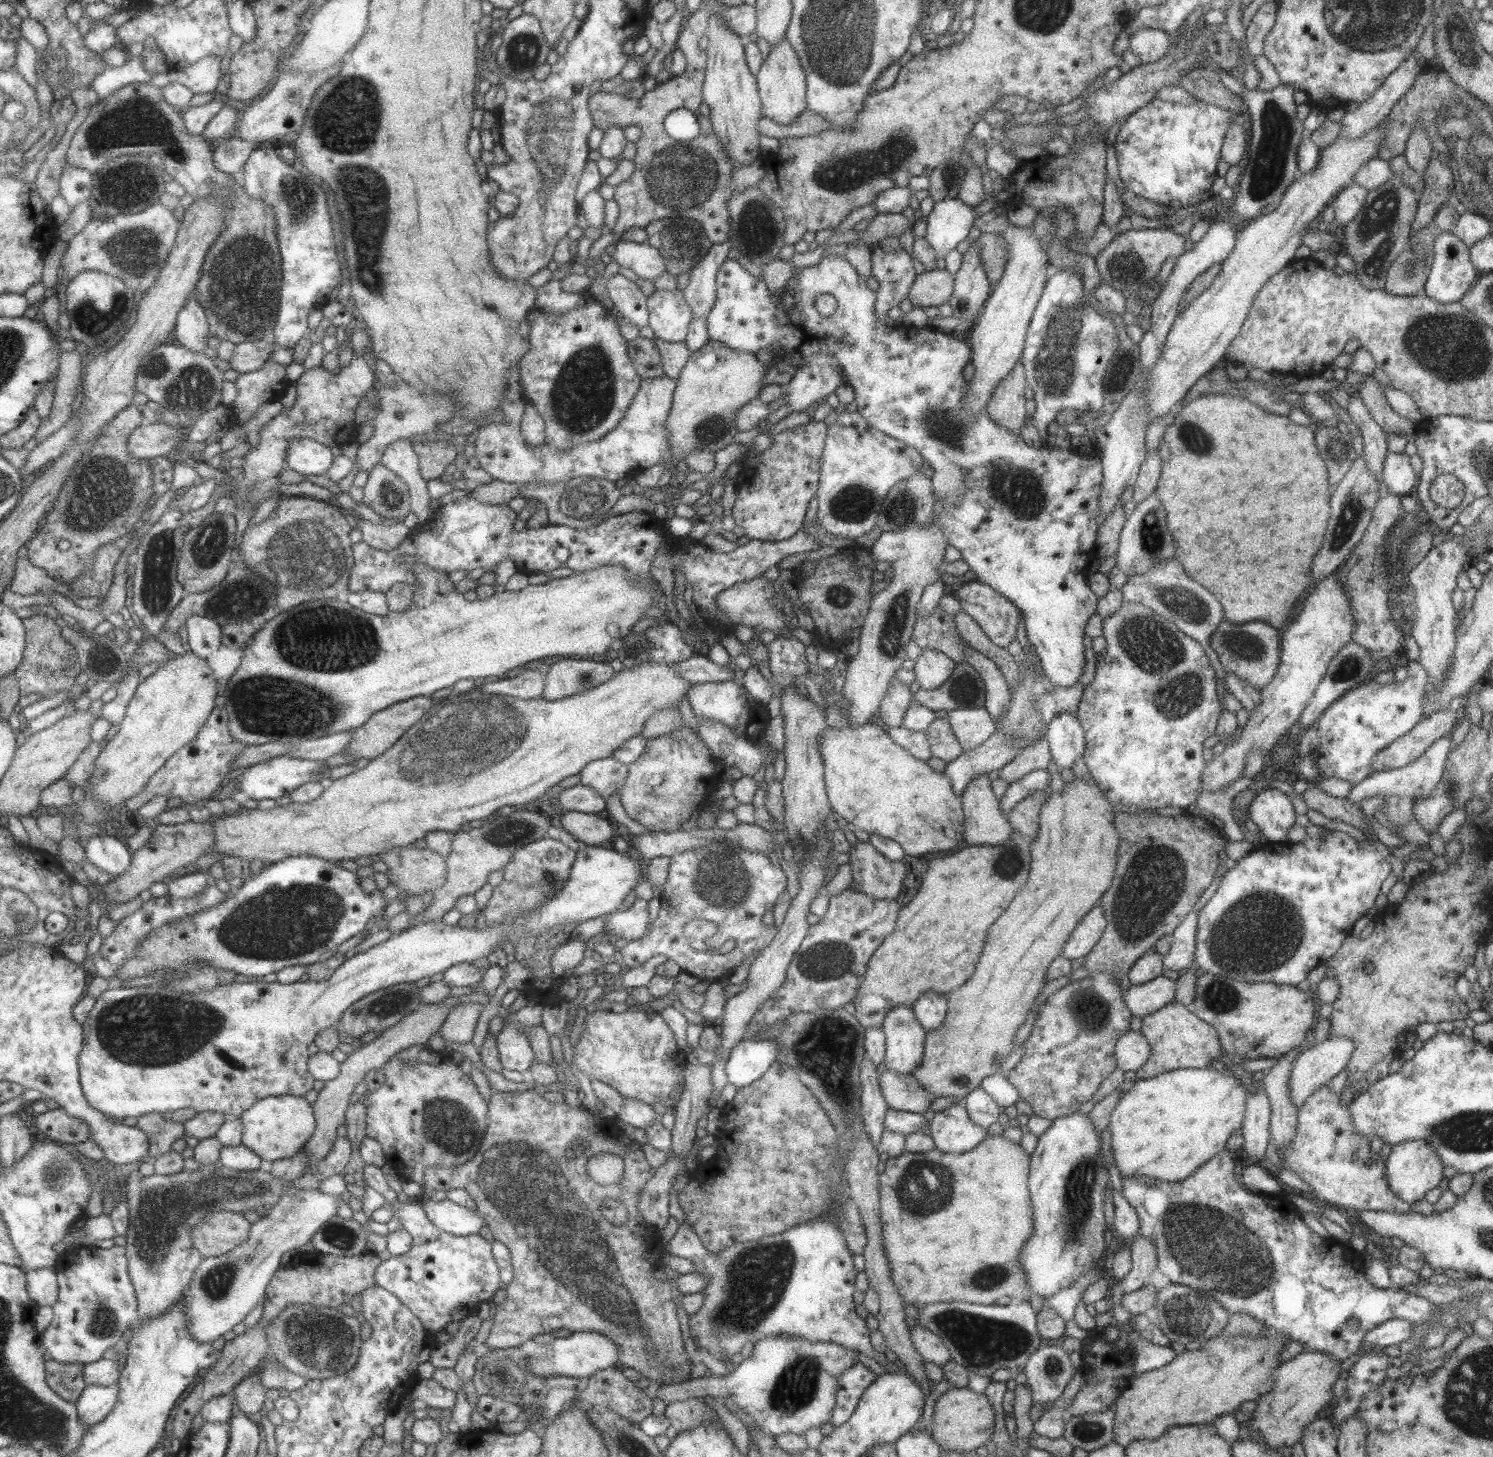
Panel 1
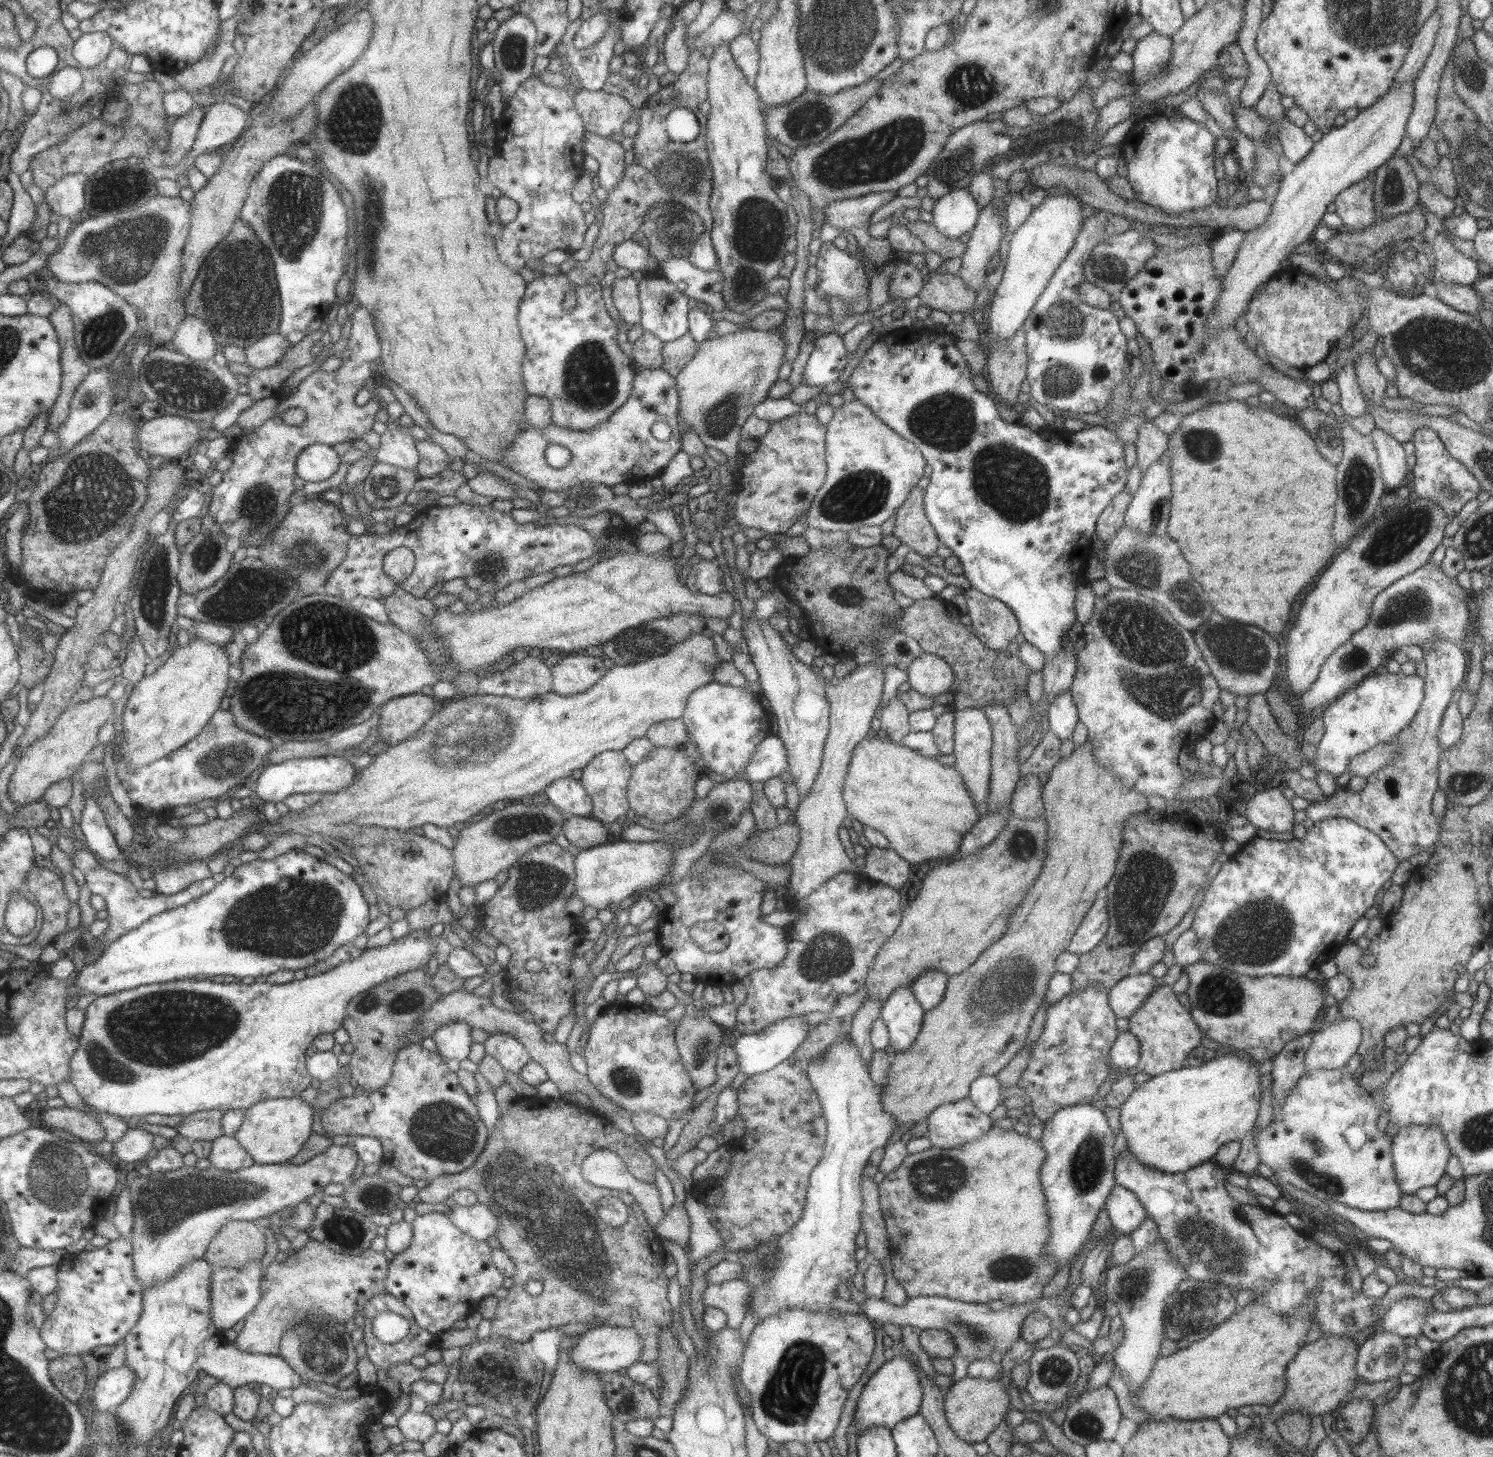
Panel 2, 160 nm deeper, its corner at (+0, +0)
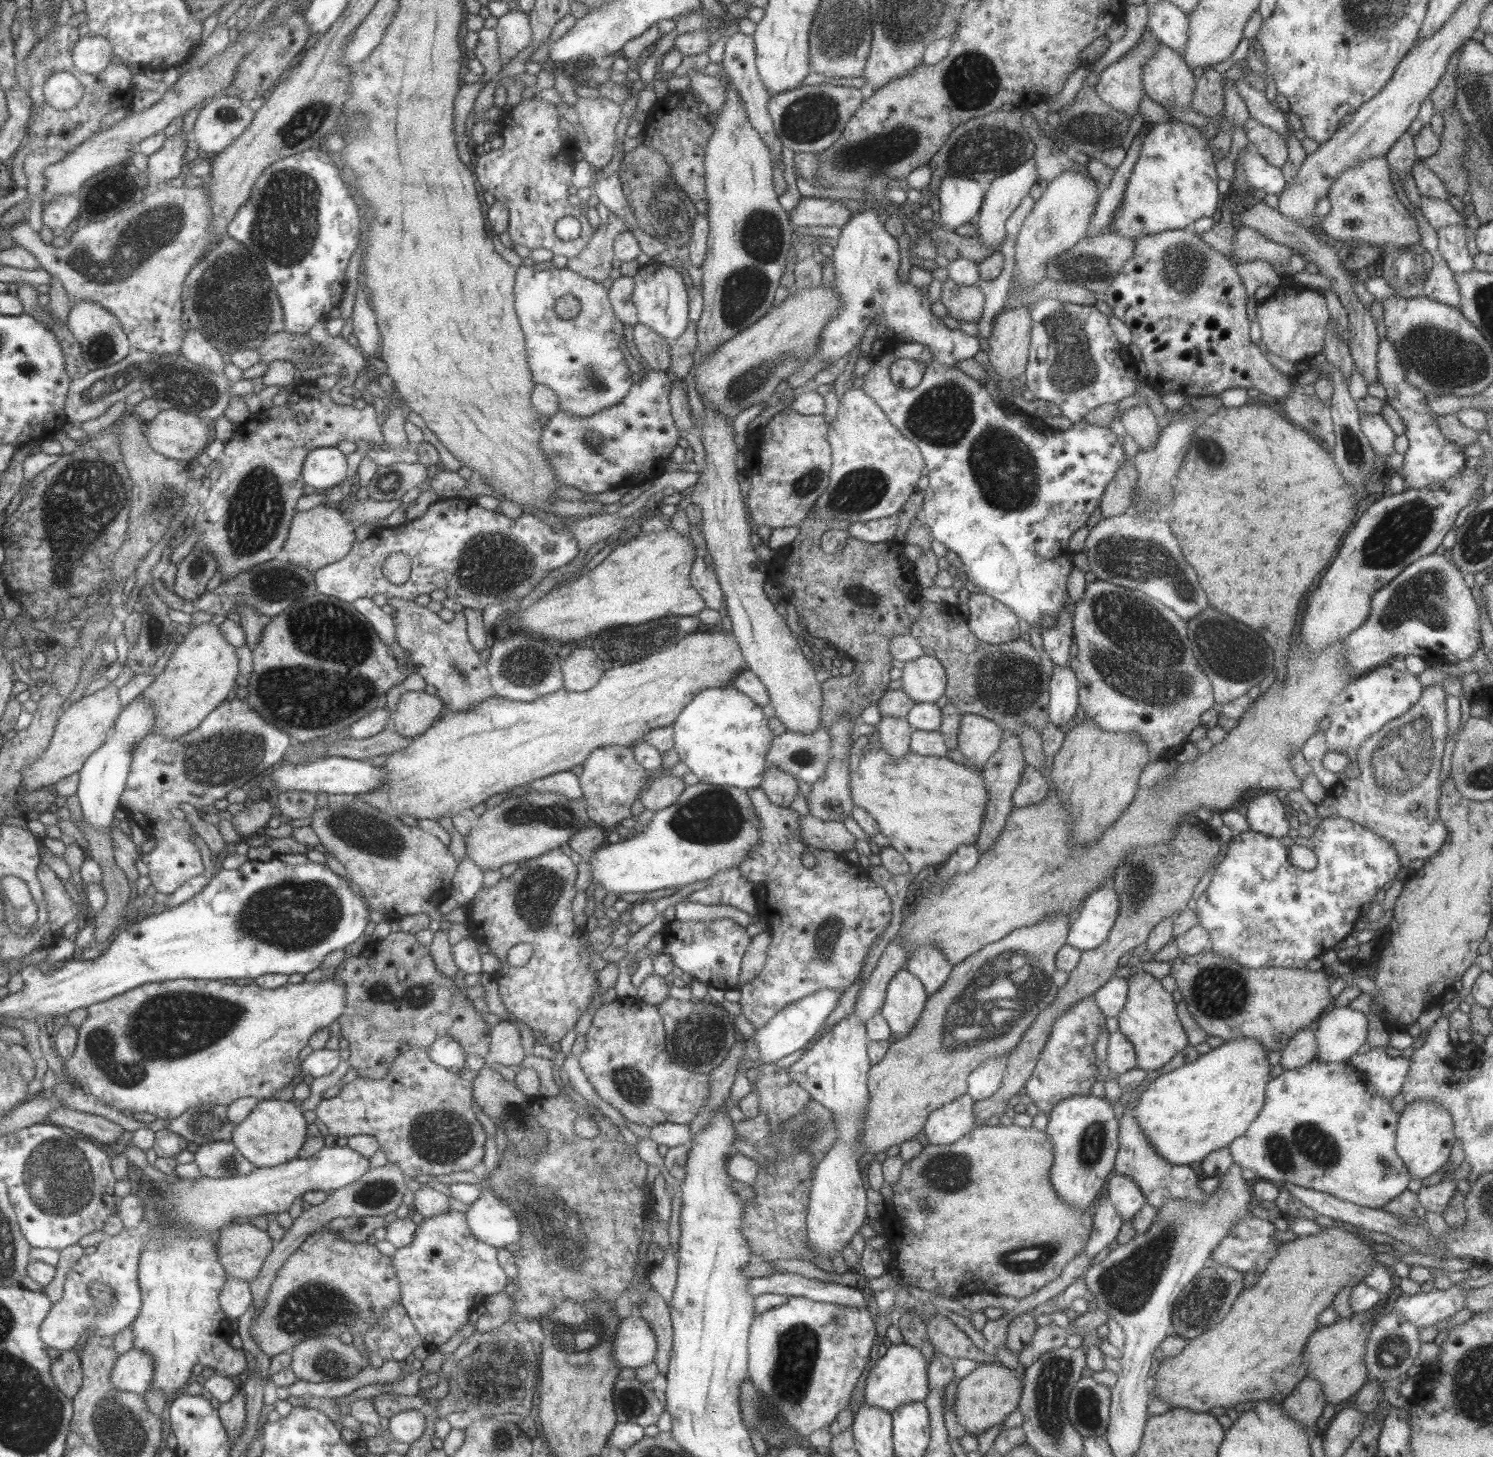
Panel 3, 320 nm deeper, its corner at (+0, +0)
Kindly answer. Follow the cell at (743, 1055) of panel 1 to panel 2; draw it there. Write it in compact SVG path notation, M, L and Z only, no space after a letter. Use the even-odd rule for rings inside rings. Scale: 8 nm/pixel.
M791 1015L775 1020L761 1032L740 1035L733 1044L734 1051L738 1056L739 1072L745 1076L751 1076L777 1066L792 1056L794 1049L806 1039L809 1029L811 1029L811 1025L805 1019L805 1015Z

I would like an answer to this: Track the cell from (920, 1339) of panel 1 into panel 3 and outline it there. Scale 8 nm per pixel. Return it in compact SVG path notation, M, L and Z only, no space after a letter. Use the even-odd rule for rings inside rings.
M932 1316L926 1322L926 1333L933 1348L951 1360L967 1358L981 1364L996 1361L993 1356L987 1355L986 1349L977 1349L967 1334L947 1317Z

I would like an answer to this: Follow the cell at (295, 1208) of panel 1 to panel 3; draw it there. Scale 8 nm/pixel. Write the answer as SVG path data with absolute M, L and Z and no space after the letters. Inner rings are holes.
M227 1277L219 1292L218 1302L228 1319L239 1318L253 1302L249 1282Z

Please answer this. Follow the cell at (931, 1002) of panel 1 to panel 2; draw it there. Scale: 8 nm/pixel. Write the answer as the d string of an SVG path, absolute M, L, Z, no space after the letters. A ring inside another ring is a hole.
M927 969L911 982L913 994L924 1012L939 1004L946 987L946 974L937 969Z

